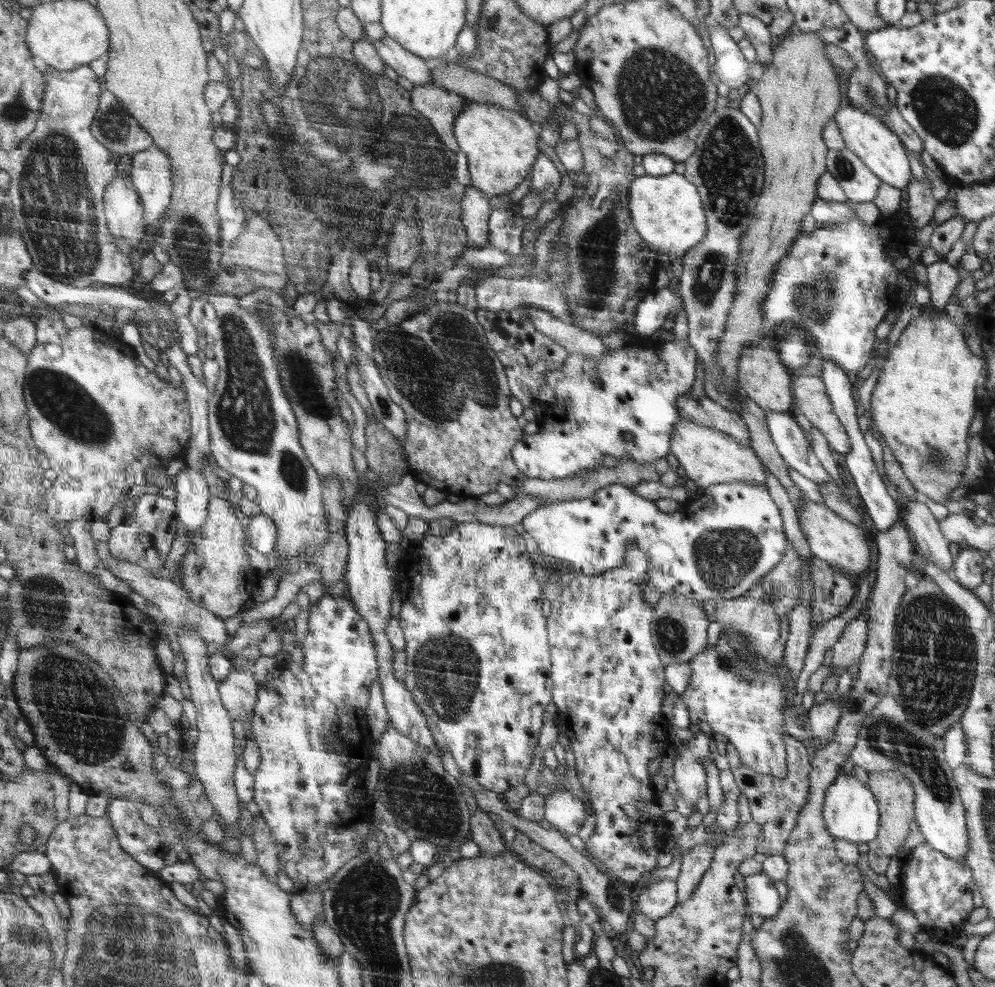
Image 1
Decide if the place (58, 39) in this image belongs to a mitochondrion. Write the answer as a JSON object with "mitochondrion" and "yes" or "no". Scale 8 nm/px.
{"mitochondrion":"no"}

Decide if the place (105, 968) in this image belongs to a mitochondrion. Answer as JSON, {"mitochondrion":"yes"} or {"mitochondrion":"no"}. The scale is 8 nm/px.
{"mitochondrion":"yes"}

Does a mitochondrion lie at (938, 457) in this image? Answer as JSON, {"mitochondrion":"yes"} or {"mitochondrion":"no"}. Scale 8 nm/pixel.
{"mitochondrion":"yes"}

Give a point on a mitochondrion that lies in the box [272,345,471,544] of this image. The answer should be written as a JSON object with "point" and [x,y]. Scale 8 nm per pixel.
{"point":[291,467]}

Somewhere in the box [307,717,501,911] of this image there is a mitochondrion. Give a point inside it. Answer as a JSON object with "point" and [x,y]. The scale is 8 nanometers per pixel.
{"point":[423,799]}

